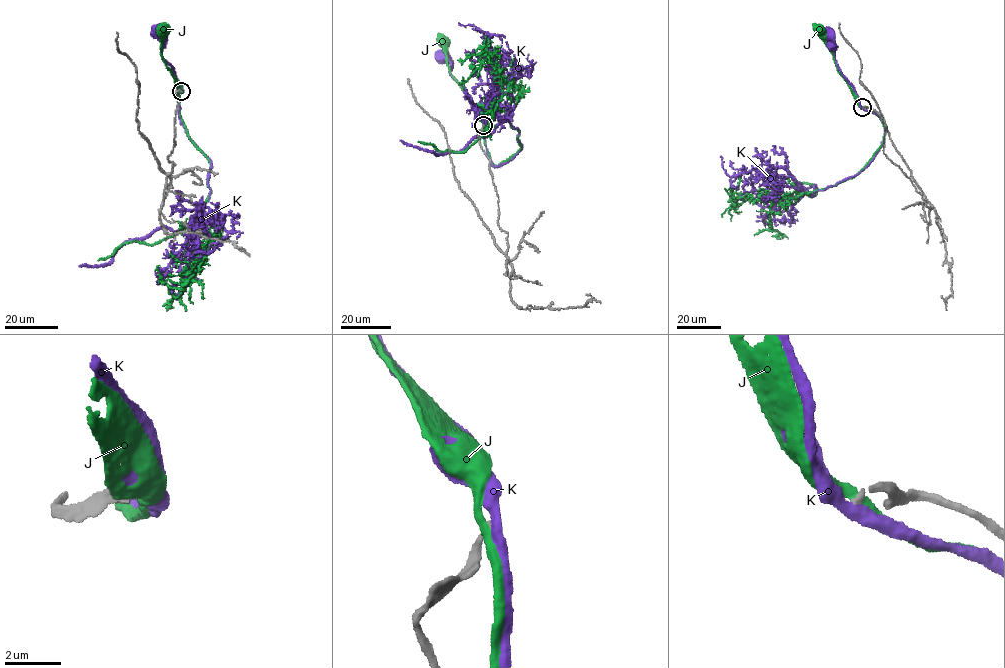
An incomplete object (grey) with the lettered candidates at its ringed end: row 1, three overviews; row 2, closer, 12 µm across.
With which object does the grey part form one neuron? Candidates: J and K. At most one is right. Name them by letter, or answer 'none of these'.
none of these

